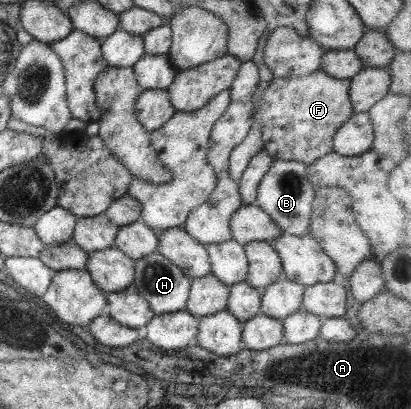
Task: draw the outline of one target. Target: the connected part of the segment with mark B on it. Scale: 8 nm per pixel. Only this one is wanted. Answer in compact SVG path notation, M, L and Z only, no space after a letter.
M274 160L259 181L253 204L265 211L281 233L305 236L310 232L315 187L306 178L306 167L293 160Z

